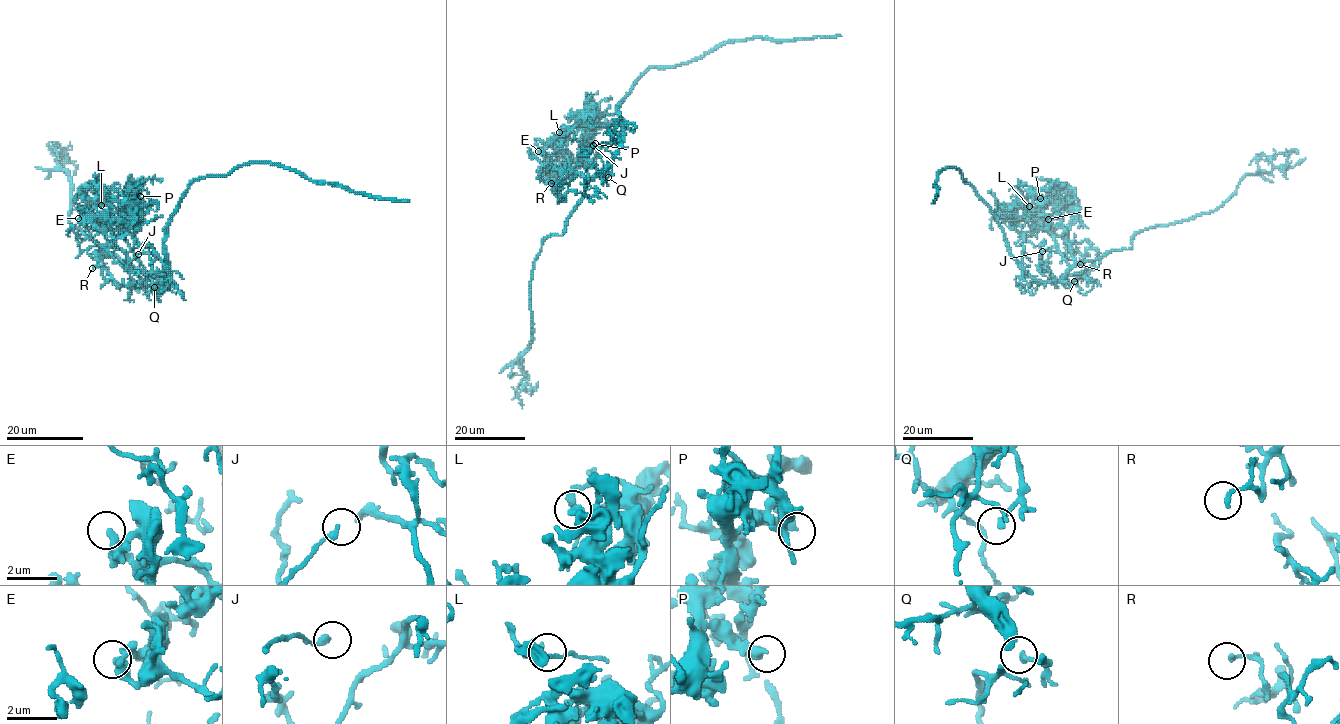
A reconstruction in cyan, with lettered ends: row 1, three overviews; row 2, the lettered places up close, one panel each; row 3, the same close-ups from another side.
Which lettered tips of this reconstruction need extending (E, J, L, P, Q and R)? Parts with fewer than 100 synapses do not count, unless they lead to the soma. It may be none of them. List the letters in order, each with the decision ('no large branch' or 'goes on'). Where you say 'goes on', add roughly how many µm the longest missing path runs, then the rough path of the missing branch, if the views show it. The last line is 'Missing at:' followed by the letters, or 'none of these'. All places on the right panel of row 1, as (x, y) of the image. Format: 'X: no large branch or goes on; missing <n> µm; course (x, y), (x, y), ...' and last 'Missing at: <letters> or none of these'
E: no large branch
J: no large branch
L: no large branch
P: no large branch
Q: no large branch
R: no large branch
Missing at: none of these

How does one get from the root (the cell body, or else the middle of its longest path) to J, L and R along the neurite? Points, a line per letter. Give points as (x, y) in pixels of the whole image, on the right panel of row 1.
J: (1048, 280), (1059, 280), (1068, 265), (1054, 247), (1051, 248), (1044, 264), (1042, 251)
L: (1048, 280), (1059, 280), (1073, 266), (1073, 250), (1066, 242), (1062, 227), (1054, 227), (1024, 205), (1029, 206)
R: (1048, 280), (1059, 280), (1074, 264), (1069, 244), (1067, 251), (1077, 250), (1084, 257), (1080, 264)

